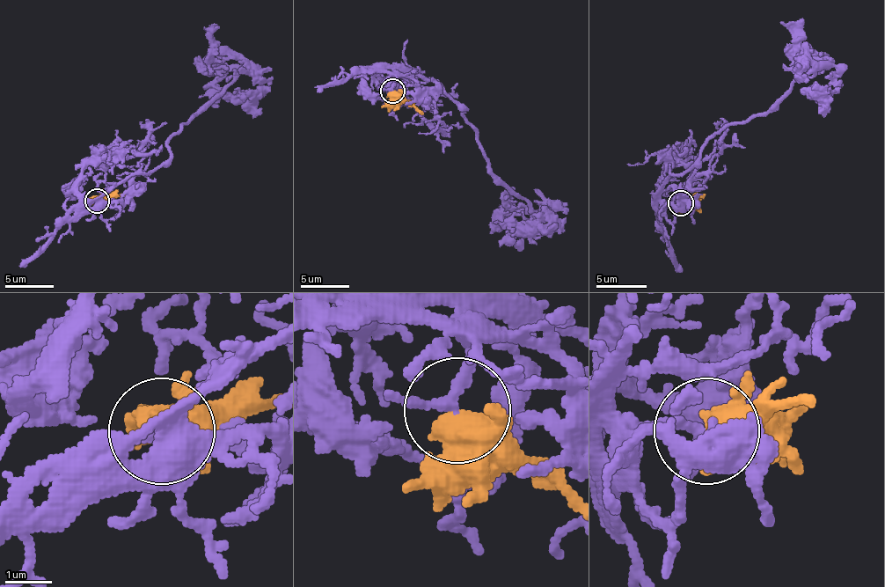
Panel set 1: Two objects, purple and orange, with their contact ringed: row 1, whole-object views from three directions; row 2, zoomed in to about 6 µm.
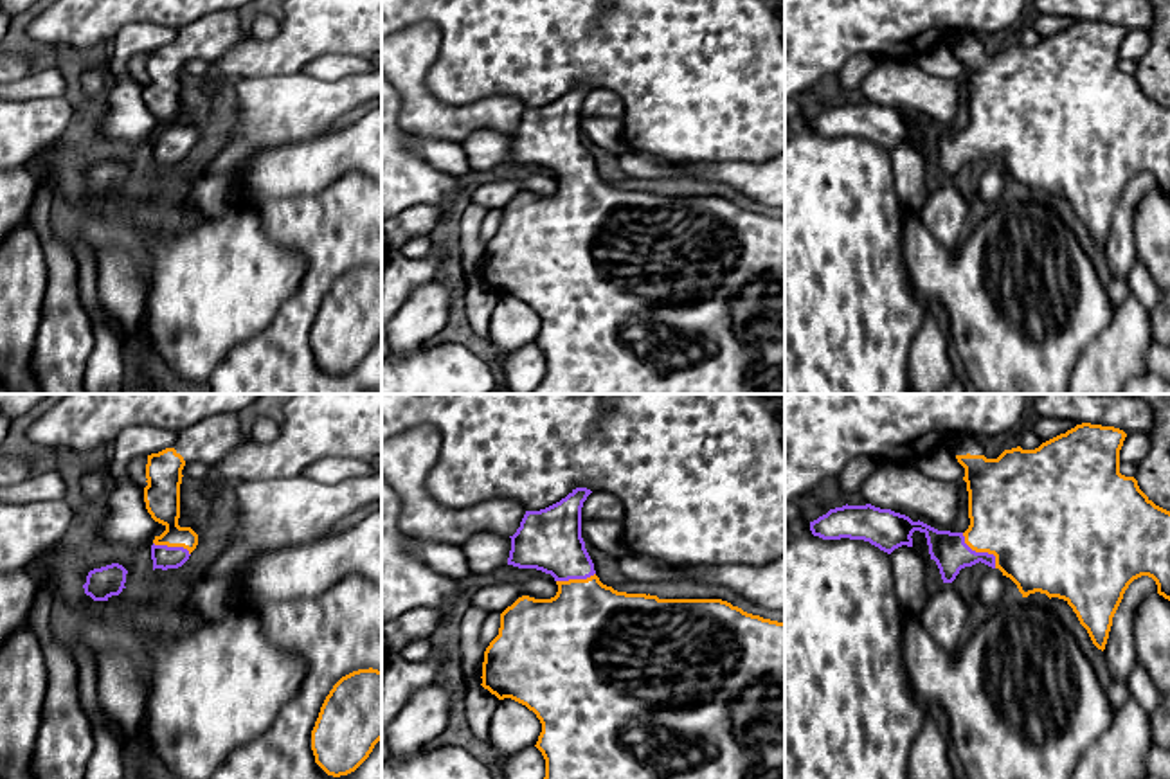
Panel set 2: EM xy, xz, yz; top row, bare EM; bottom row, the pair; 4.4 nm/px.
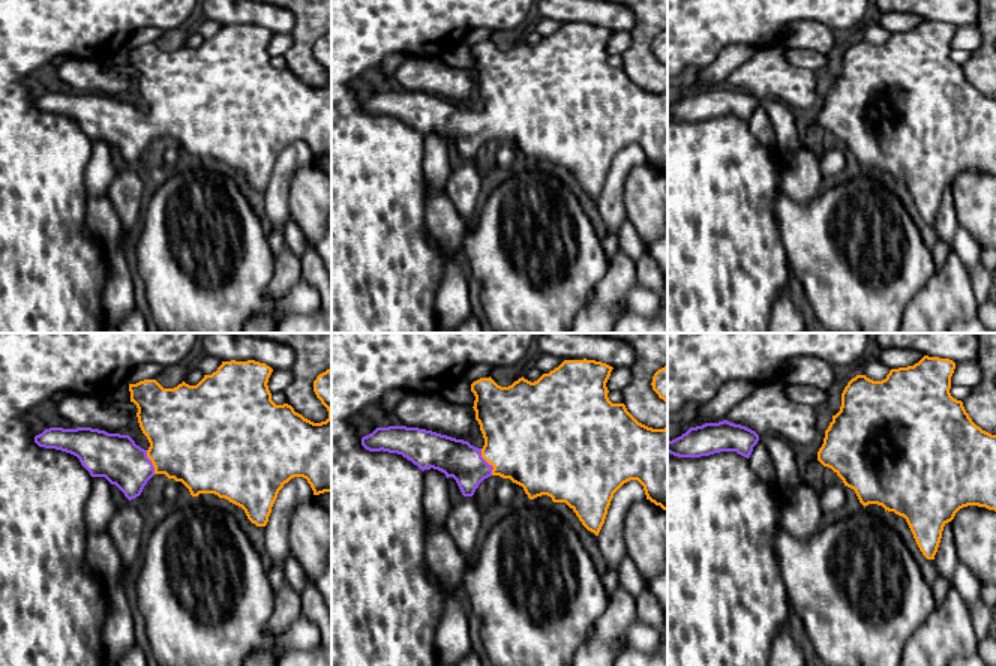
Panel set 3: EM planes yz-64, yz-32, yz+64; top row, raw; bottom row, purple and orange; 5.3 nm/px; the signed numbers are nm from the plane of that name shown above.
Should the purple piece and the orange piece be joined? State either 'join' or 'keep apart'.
join

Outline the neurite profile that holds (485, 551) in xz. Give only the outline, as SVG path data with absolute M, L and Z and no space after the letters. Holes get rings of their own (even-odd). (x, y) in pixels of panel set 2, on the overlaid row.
M479 533L461 545L472 574L488 574L508 565L511 538L493 533Z

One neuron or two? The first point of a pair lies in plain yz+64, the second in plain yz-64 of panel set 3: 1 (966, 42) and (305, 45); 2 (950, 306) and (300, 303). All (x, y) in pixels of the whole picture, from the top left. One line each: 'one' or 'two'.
1: two
2: two

